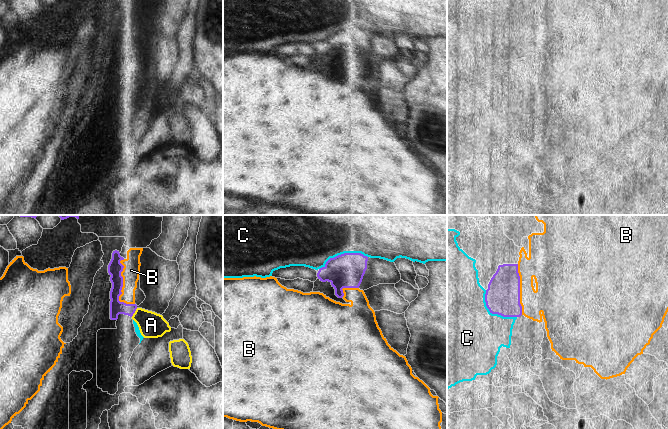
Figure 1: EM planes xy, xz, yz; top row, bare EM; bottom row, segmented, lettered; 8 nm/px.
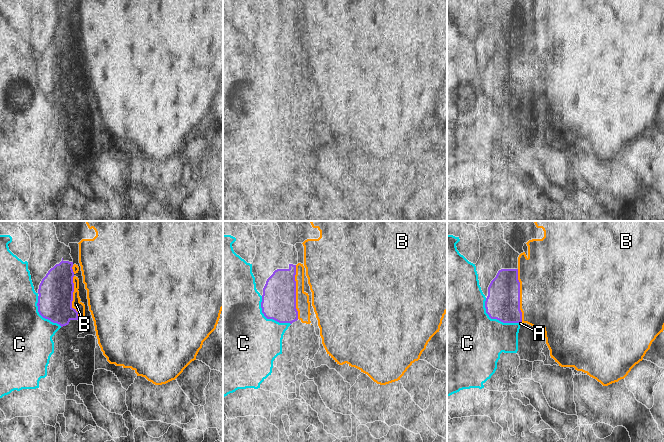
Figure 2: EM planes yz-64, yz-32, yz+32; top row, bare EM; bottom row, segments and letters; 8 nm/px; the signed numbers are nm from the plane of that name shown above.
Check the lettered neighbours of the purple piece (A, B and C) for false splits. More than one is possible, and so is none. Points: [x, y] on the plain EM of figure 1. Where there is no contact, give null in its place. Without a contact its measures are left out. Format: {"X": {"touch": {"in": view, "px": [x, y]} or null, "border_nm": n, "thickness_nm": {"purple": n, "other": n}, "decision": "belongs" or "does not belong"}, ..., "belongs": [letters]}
{"A": {"touch": {"in": "xy", "px": [134, 88]}, "border_nm": 90, "thickness_nm": {"purple": 110, "other": 200}, "decision": "belongs"}, "B": {"touch": {"in": "xy", "px": [122, 62]}, "border_nm": 380, "thickness_nm": {"purple": 120, "other": 140}, "decision": "does not belong"}, "C": {"touch": {"in": "xz", "px": [342, 30]}, "border_nm": 400, "thickness_nm": {"purple": 280, "other": 340}, "decision": "does not belong"}, "belongs": ["A"]}

